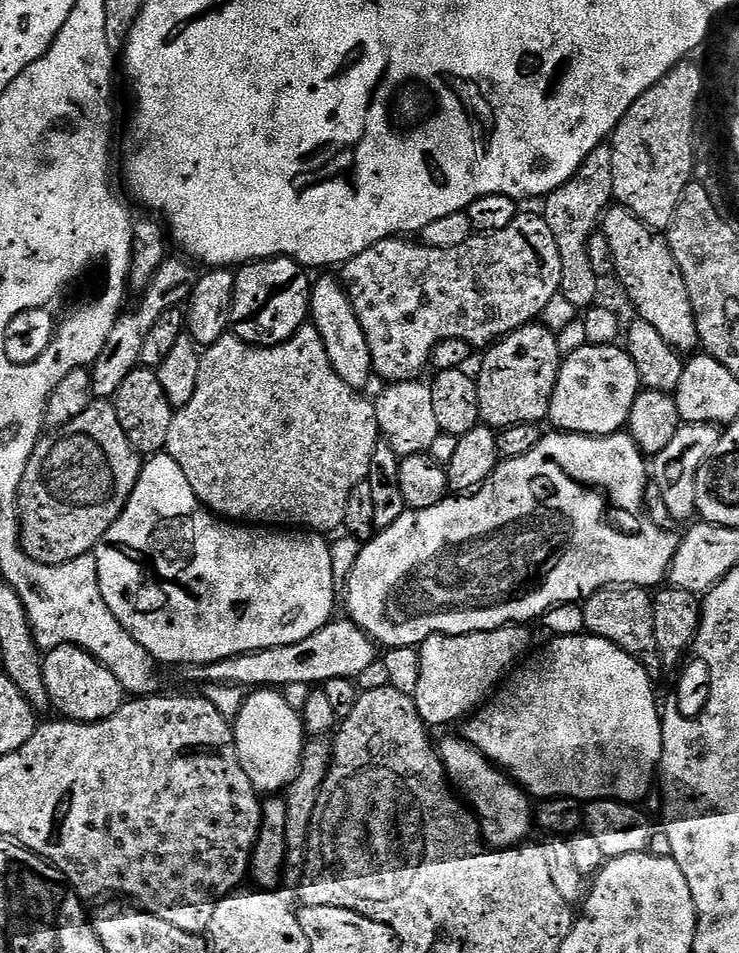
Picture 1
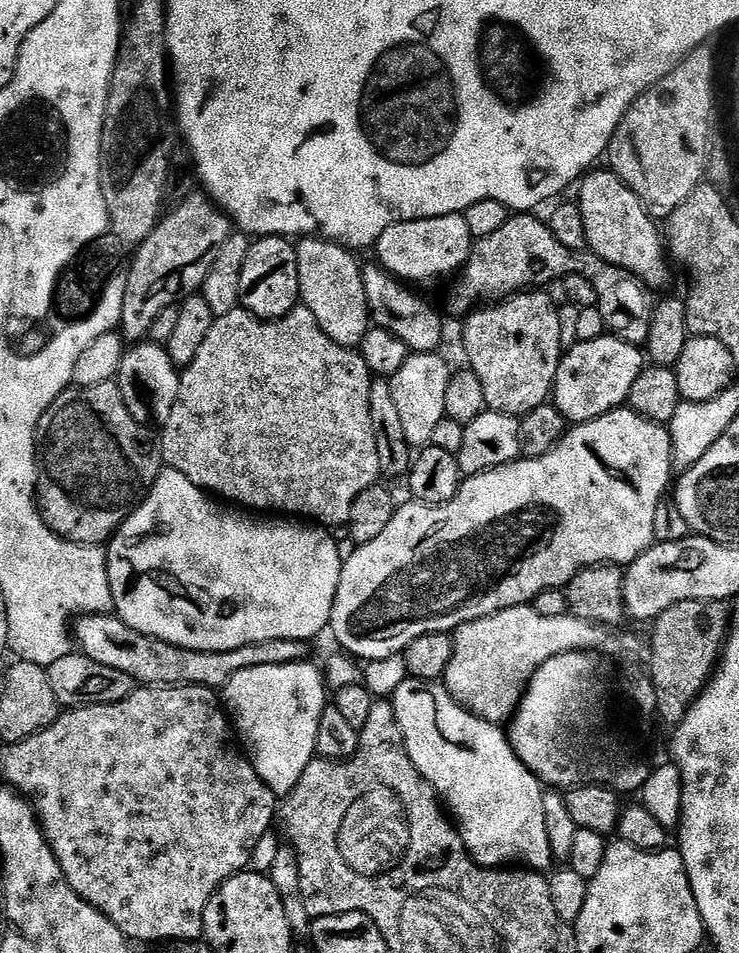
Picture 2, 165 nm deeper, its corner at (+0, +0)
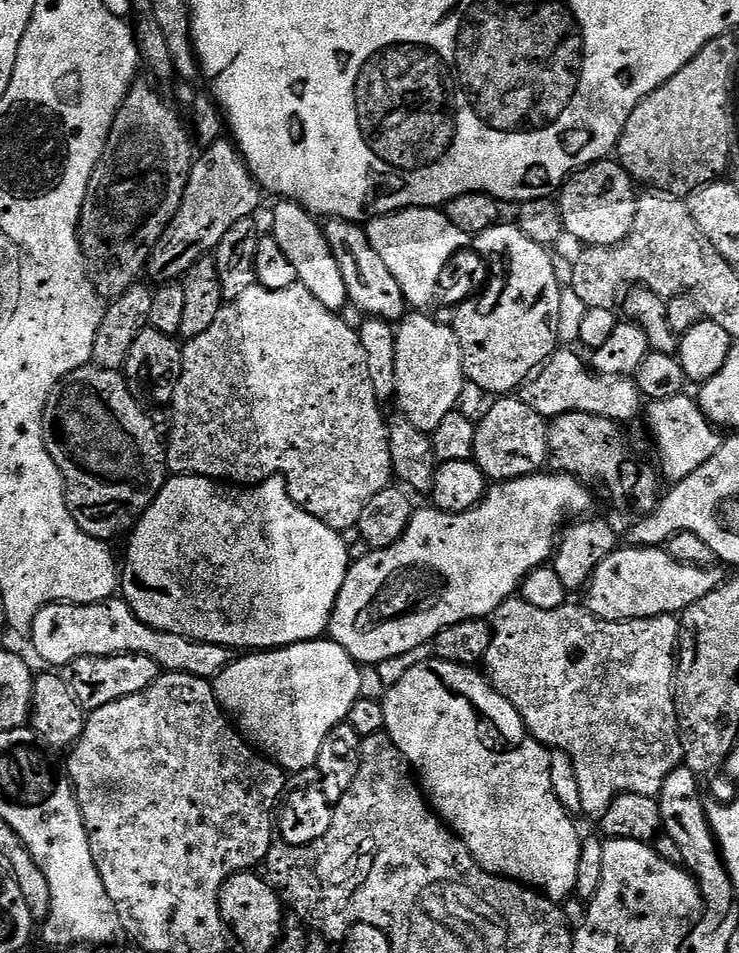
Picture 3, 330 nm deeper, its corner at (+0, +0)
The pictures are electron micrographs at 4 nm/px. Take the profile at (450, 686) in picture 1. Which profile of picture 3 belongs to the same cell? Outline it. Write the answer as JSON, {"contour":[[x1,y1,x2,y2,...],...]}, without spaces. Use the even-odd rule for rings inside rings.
{"contour":[[513,598,507,600,491,617,492,637,489,649,482,661,486,679,492,687,502,694,518,710,522,722,528,727,528,734,549,750,557,753,565,752,572,763,572,772,576,775,576,792,580,795,580,804,593,818,599,817,624,792,636,795,657,797,662,782,674,769,681,767,684,747,681,746,675,700,675,670,678,663,679,621,673,616,656,616,654,619,620,620,610,622,600,620,583,607,565,606,558,610,538,610,538,606,530,606,525,600]]}

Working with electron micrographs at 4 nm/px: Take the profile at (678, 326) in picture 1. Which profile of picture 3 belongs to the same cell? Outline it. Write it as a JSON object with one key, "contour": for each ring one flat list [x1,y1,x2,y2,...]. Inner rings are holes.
{"contour":[[605,158,580,169,564,181,564,187,558,193,563,231,581,240,584,246,613,248,615,244,622,243,634,226,638,199,635,187,637,185,628,171,612,158]]}

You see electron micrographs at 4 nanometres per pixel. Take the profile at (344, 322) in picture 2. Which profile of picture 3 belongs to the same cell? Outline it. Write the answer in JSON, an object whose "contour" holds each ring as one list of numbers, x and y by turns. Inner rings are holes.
{"contour":[[279,201,276,204,270,232,293,263,297,281,306,286,311,296,317,298,329,311,339,313,349,303,348,287,345,286,337,258,325,238,323,225,300,204,292,201]]}

